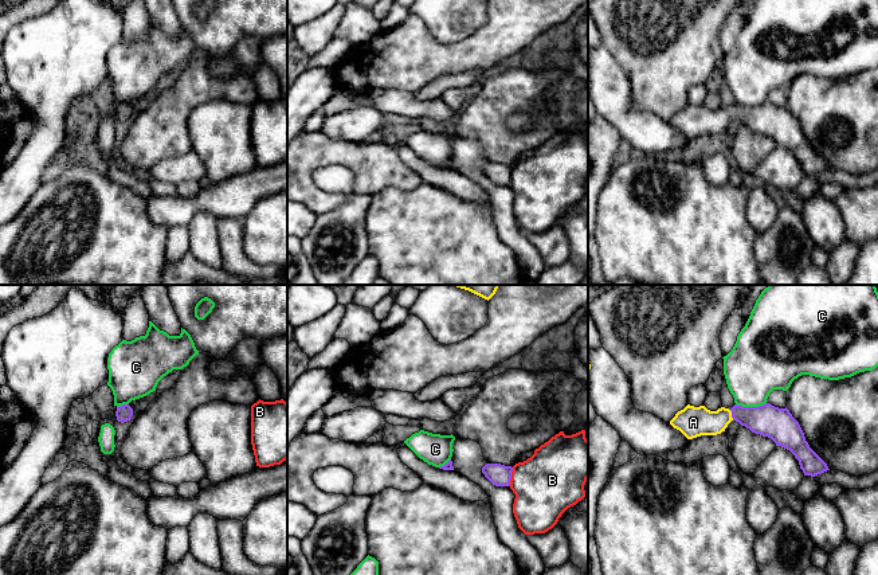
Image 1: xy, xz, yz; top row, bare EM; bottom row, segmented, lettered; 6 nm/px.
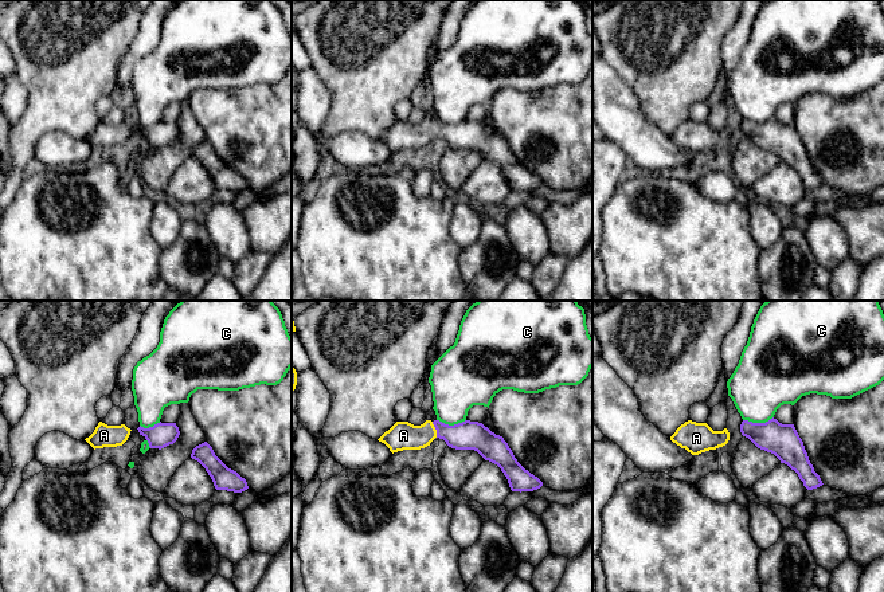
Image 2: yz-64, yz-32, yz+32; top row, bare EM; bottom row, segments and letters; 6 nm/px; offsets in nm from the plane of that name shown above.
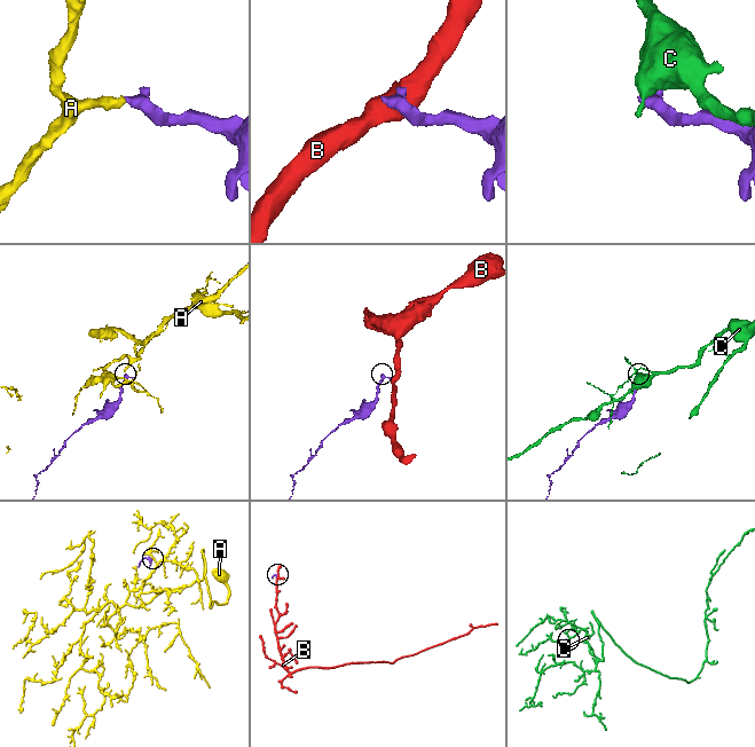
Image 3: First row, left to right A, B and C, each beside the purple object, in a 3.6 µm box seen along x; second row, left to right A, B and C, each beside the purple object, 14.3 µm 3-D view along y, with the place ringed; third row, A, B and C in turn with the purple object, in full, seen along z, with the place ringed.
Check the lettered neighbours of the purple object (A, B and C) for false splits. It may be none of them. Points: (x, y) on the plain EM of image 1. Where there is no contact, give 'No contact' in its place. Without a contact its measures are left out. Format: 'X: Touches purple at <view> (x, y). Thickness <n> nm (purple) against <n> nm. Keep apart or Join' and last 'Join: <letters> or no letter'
A: Touches purple at yz (732, 114). Thickness 190 nm (purple) against 180 nm. Join
B: Touches purple at xz (510, 176). Thickness 130 nm (purple) against 380 nm. Keep apart
C: Touches purple at yz (751, 106). Thickness 200 nm (purple) against 360 nm. Keep apart
Join: A

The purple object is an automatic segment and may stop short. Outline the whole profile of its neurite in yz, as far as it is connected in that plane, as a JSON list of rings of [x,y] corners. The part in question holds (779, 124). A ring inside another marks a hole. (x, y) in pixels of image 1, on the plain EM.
[[[771,102],[759,106],[734,103],[730,109],[721,106],[710,110],[705,105],[687,103],[678,110],[670,124],[687,138],[701,134],[717,134],[736,120],[754,133],[771,137],[776,145],[789,149],[799,160],[804,175],[815,176],[828,168],[827,163],[810,146],[799,121],[789,109],[779,107]]]

